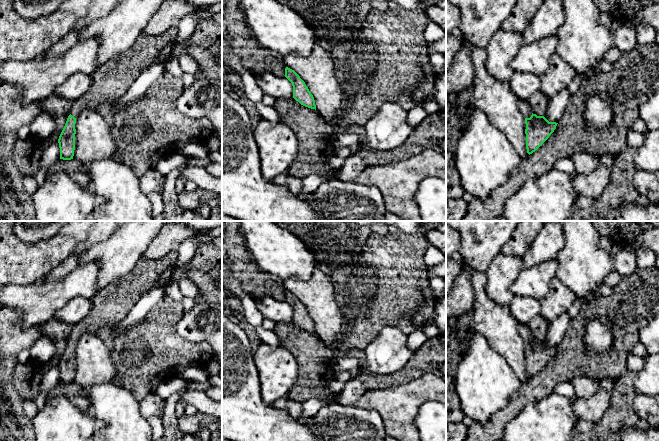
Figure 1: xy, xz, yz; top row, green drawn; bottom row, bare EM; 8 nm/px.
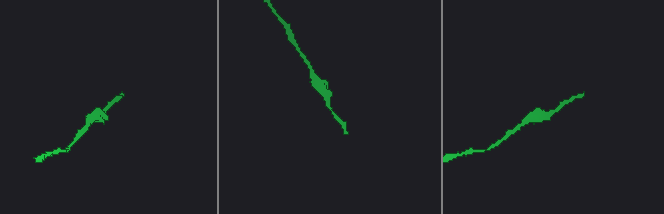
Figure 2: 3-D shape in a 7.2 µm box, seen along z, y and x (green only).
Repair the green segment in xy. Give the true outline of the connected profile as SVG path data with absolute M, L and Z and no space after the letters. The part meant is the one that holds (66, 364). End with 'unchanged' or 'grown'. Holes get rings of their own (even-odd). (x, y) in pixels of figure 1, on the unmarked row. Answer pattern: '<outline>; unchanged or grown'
M177 251L169 252L157 260L142 257L130 272L109 283L91 298L90 312L73 326L59 360L60 383L73 383L75 348L79 337L85 332L98 332L102 328L114 329L147 291L155 287L165 288L172 282L177 258Z; grown

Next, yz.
M520 324L519 332L526 341L526 373L530 379L549 362L558 347L549 346L544 340L533 338L532 332L527 324Z; grown

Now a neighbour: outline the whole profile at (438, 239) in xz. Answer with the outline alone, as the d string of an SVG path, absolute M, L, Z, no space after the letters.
M432 229L426 230L423 235L429 243L438 248L446 256L446 232Z

